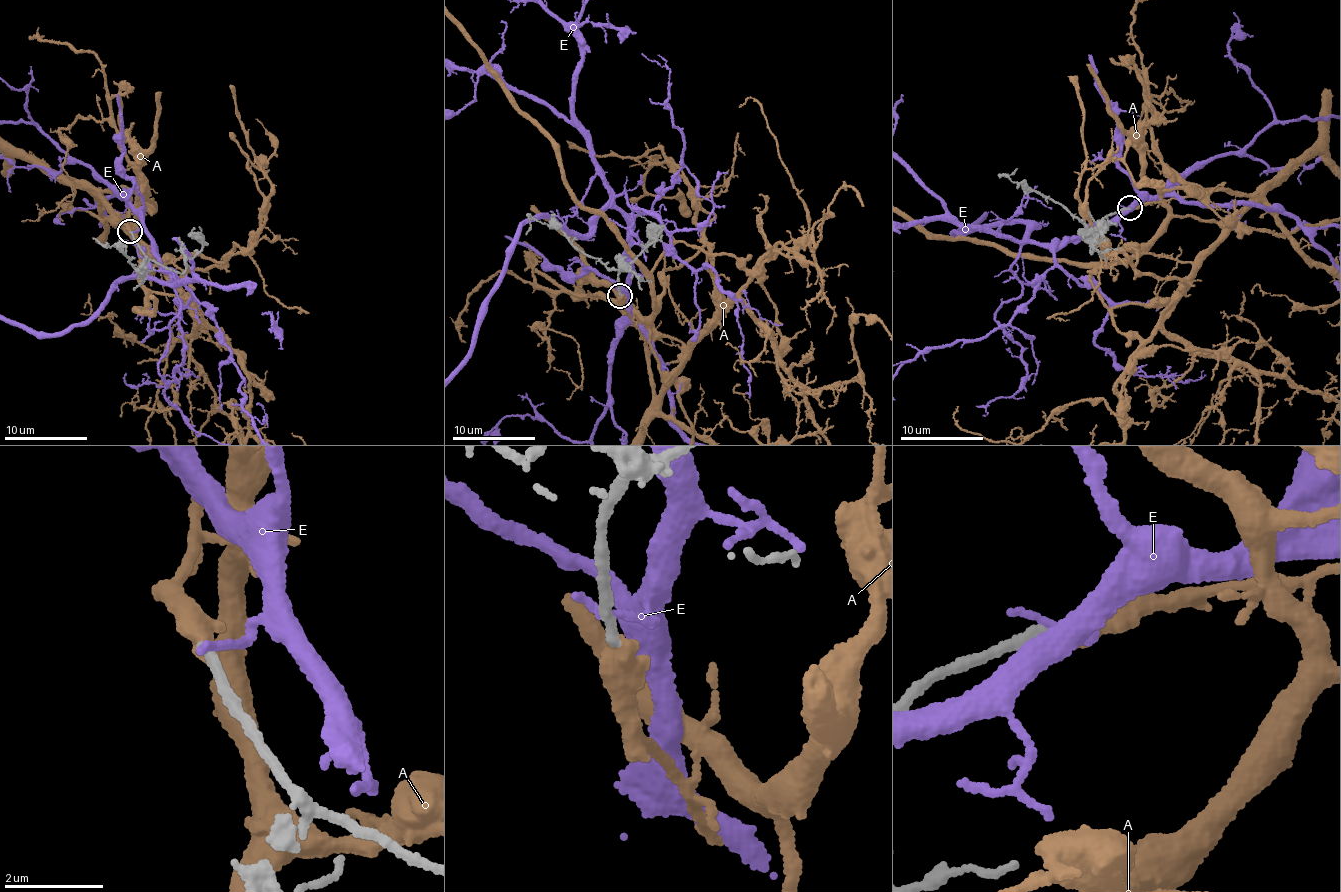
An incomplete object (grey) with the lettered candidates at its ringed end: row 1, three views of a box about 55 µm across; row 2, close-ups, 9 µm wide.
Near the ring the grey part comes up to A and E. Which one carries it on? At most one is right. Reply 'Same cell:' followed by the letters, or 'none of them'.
Same cell: none of them

